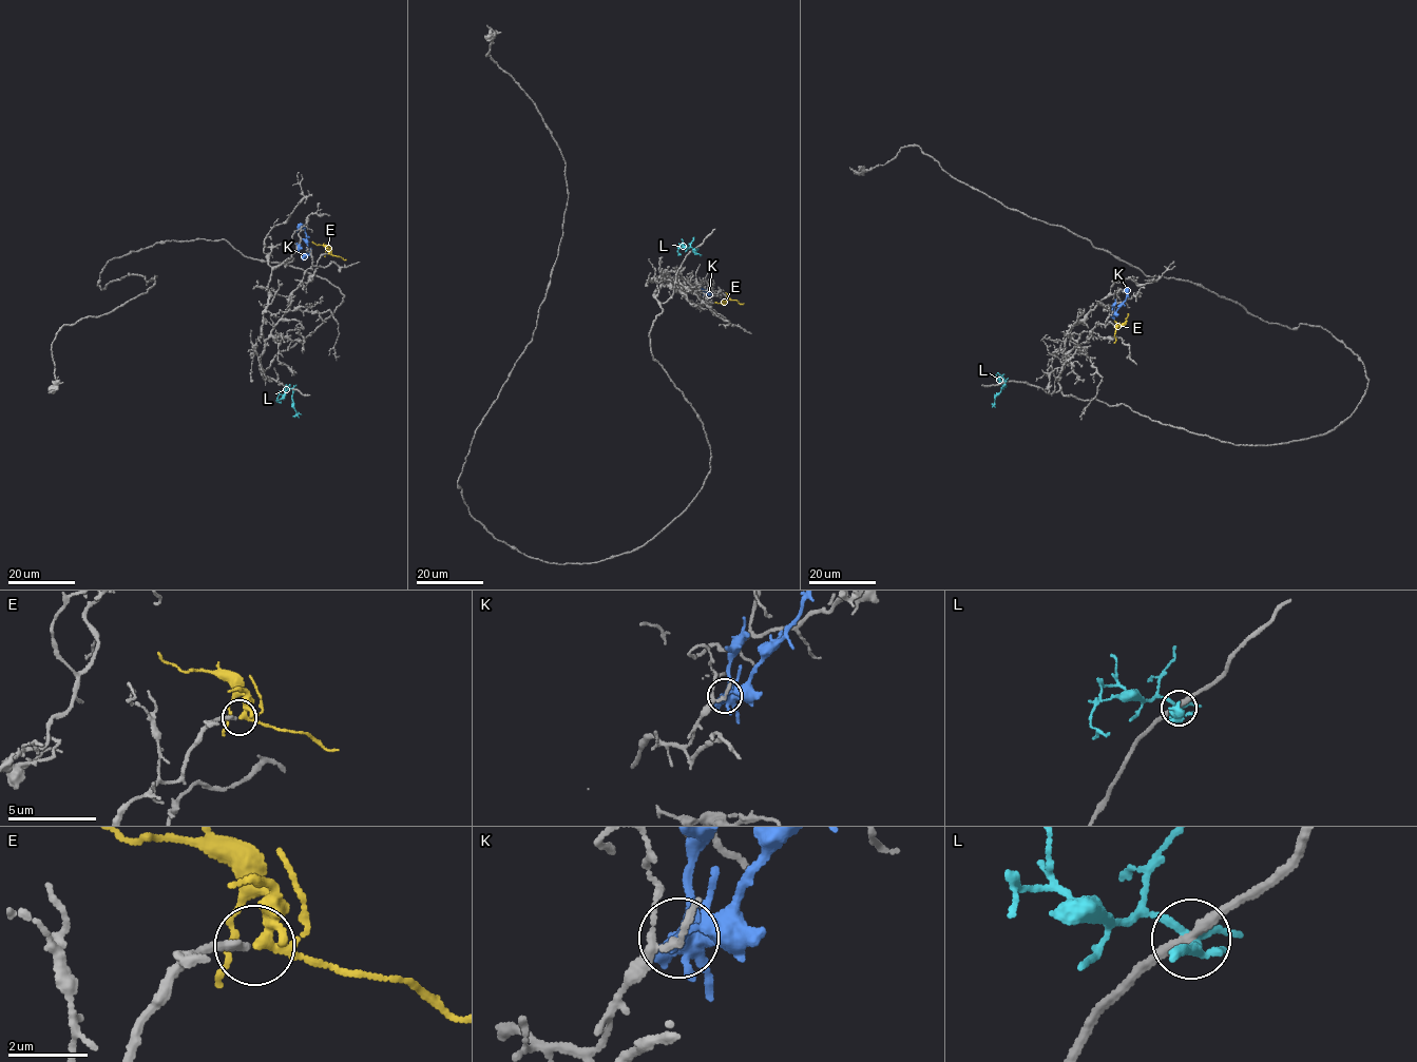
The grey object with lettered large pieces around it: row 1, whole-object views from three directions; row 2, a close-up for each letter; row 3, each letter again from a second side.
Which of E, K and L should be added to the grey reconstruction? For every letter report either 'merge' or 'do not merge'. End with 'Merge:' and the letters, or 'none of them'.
E: merge
K: do not merge
L: do not merge
Merge: E

